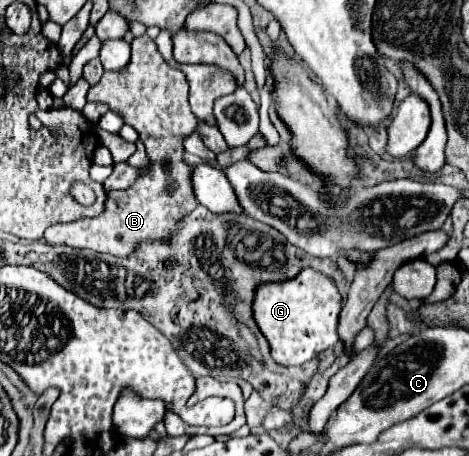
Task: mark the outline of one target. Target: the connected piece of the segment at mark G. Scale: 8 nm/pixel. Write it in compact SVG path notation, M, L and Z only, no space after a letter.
M311 268L303 270L293 280L261 286L259 292L255 292L255 304L253 304L255 322L269 340L273 358L283 366L301 366L337 344L339 310L341 310L341 294L337 292L335 284L327 276Z

